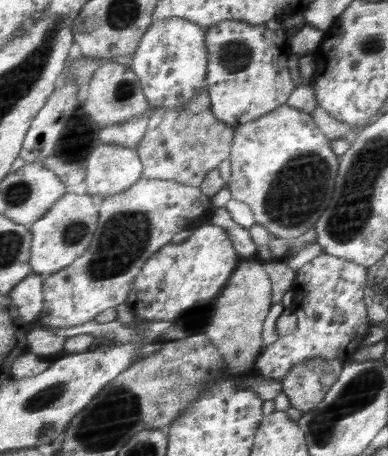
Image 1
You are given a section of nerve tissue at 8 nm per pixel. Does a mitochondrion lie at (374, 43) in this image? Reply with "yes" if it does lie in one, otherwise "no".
yes

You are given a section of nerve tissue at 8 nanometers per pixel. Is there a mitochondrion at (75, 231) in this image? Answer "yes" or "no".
yes

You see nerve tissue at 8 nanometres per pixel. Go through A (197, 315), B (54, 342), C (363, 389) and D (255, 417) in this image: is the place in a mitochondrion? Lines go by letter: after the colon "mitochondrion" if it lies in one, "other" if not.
A: other
B: other
C: mitochondrion
D: other

